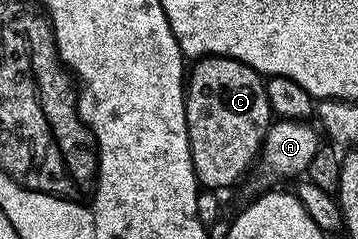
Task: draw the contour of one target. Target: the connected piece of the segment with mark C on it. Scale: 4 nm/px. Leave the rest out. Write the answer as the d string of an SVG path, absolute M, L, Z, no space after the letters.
M201 57L192 65L185 81L189 151L200 186L223 191L250 167L251 141L262 143L271 129L267 86L257 70L232 57Z

